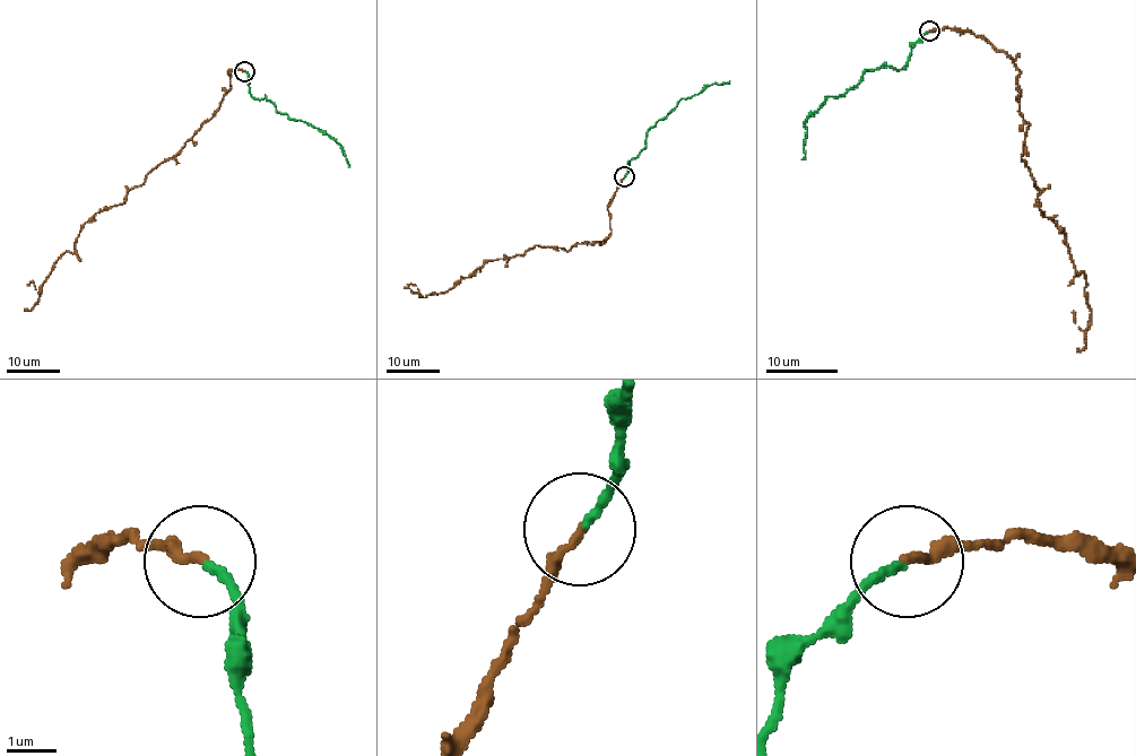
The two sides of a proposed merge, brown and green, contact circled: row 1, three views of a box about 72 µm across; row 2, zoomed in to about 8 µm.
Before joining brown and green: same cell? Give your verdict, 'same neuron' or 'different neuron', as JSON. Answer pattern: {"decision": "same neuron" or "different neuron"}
{"decision": "same neuron"}

